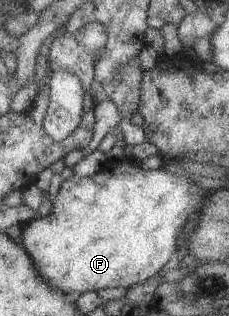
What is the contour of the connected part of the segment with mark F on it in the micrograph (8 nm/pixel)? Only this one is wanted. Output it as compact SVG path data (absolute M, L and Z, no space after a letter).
M107 159L106 164L92 176L67 177L50 200L50 213L44 219L34 219L20 225L20 245L29 257L36 276L65 296L117 286L128 288L141 285L165 268L164 264L169 262L171 253L179 243L185 220L191 212L200 210L209 194L192 184L189 177L191 175L167 174L160 167L144 170L138 163L119 163L117 159Z

